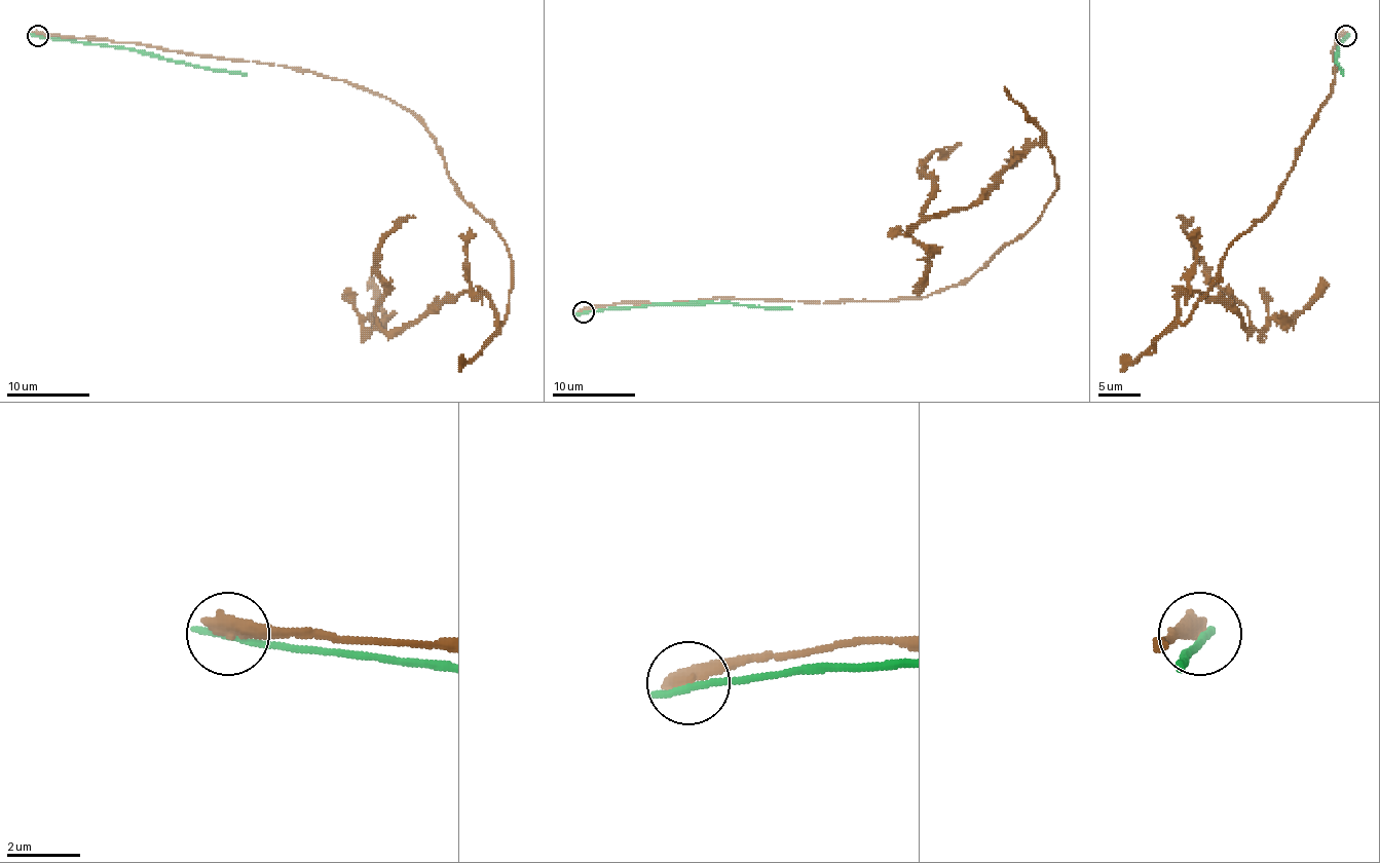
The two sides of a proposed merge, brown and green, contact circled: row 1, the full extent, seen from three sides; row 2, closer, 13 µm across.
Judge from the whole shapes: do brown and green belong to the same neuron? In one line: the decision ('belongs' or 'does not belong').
does not belong

